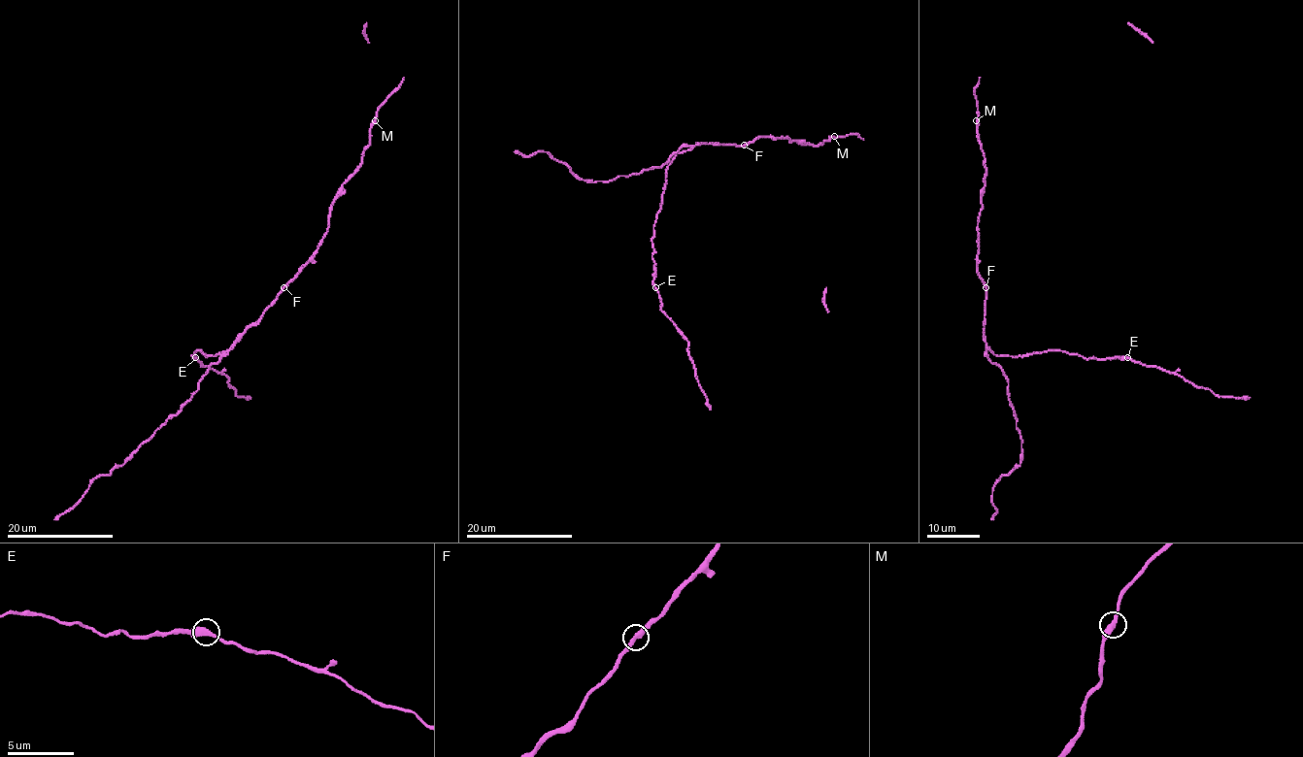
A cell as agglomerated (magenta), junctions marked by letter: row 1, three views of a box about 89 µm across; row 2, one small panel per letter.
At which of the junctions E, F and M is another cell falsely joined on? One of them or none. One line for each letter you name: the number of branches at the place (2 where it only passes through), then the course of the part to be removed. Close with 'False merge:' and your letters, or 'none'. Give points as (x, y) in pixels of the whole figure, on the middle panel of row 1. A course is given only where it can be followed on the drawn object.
E: 2 | (654, 287), (661, 302), (661, 312), (687, 342), (687, 353), (711, 410)
False merge: E

